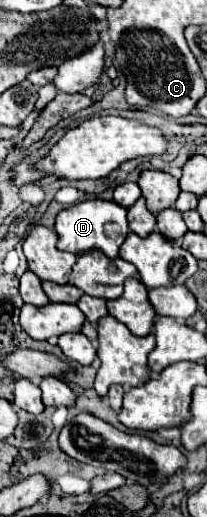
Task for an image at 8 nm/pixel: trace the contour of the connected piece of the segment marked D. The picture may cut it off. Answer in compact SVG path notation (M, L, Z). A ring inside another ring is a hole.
M86 200L78 202L70 208L64 208L56 216L56 226L58 234L58 250L72 252L76 256L88 252L88 250L102 250L108 258L116 258L120 244L128 236L128 222L126 222L126 208L120 208L116 202L106 202L106 200Z

